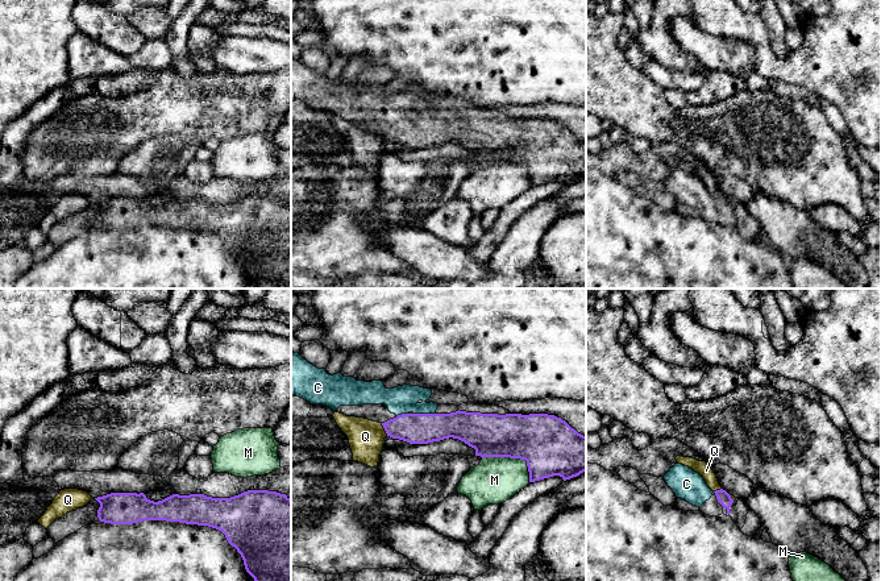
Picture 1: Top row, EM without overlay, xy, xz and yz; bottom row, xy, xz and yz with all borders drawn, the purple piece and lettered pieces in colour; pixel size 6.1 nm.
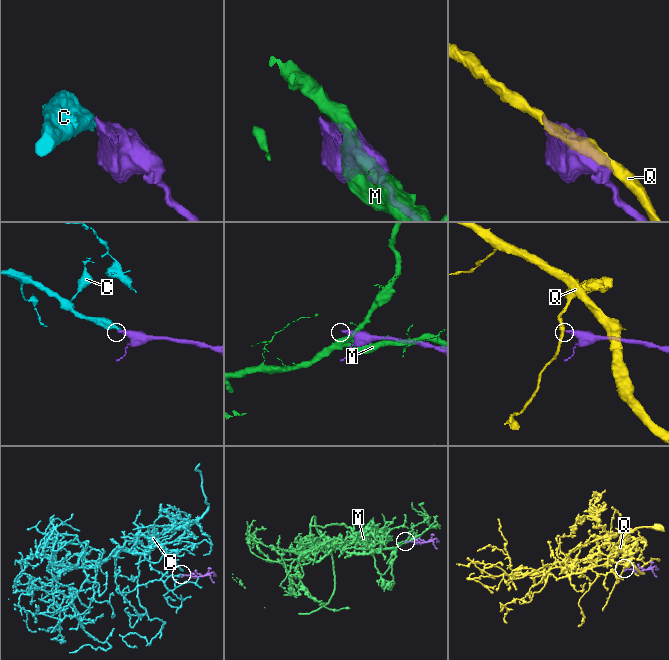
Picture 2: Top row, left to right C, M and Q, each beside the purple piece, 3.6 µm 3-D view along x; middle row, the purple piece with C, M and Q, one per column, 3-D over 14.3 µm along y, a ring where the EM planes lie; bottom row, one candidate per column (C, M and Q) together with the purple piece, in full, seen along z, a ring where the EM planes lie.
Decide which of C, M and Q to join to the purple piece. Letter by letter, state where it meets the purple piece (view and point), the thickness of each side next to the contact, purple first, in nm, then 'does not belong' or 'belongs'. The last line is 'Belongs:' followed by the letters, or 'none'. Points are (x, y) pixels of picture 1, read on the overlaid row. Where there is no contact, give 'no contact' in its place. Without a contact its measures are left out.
C: xz (424, 414) | 190/170 nm | belongs
M: xz (514, 457) | 360/280 nm | does not belong
Q: xz (385, 430) | 190/220 nm | does not belong
Belongs: C

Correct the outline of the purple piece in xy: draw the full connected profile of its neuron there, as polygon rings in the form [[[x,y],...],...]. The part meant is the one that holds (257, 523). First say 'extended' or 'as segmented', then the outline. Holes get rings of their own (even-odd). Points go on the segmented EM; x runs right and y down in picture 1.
as segmented | [[[248,490],[230,498],[173,494],[154,502],[144,493],[111,493],[95,499],[100,503],[97,518],[104,523],[166,520],[216,528],[241,555],[254,581],[291,581],[291,499],[286,494],[269,490]]]

